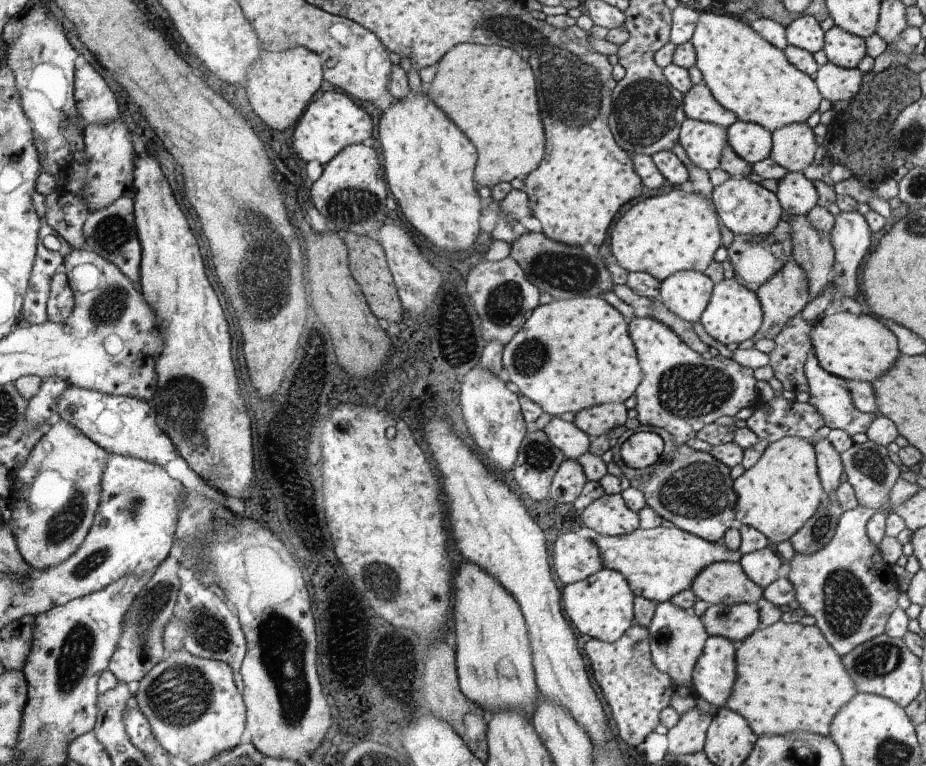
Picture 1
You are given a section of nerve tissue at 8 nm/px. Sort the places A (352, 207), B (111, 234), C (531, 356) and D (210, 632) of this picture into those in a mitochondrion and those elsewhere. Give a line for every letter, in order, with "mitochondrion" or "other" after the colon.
A: mitochondrion
B: mitochondrion
C: mitochondrion
D: mitochondrion

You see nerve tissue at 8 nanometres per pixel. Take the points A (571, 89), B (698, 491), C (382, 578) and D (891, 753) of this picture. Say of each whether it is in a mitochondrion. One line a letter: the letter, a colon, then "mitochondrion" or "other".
A: mitochondrion
B: mitochondrion
C: mitochondrion
D: mitochondrion

